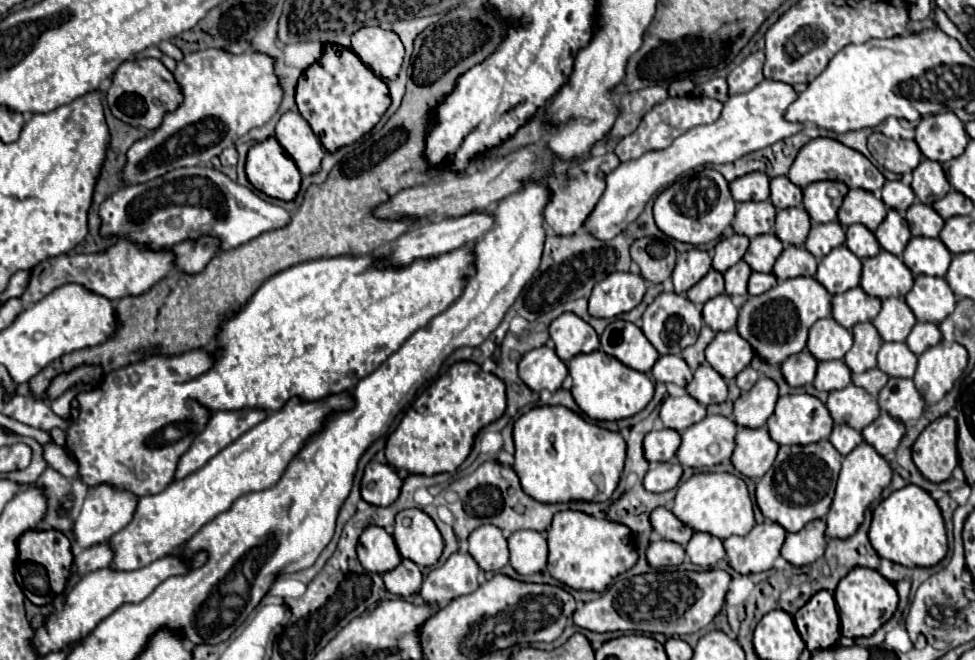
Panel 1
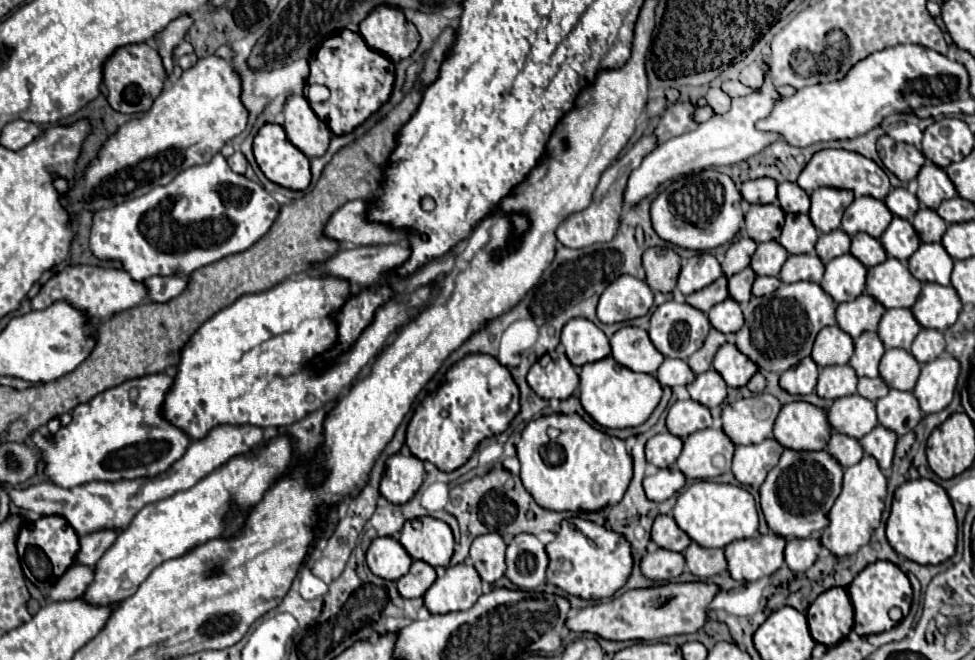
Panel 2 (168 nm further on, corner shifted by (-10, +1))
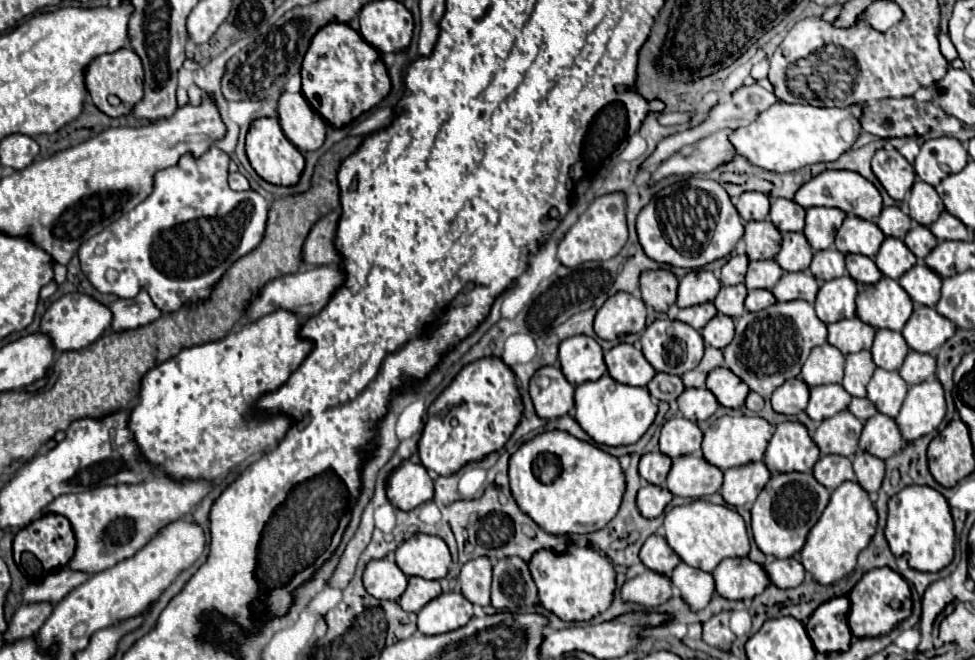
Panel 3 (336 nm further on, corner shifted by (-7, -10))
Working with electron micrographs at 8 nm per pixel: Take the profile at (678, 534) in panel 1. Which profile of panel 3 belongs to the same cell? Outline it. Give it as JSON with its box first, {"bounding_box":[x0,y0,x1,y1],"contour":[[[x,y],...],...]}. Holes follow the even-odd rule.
{"bounding_box":[639,534,681,576],"contour":[[[657,534],[647,538],[647,542],[641,546],[639,558],[649,570],[659,572],[663,576],[669,576],[673,572],[673,568],[681,562],[679,556],[675,556],[671,546],[667,544],[667,540]]]}

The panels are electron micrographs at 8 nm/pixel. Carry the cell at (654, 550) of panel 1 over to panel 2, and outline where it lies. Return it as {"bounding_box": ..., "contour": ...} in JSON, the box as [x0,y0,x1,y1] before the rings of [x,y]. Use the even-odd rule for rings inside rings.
{"bounding_box":[640,549,686,581],"contour":[[[656,549],[654,553],[648,553],[640,563],[642,573],[646,577],[660,579],[660,581],[678,577],[684,571],[684,565],[686,565],[684,555],[668,549]]]}

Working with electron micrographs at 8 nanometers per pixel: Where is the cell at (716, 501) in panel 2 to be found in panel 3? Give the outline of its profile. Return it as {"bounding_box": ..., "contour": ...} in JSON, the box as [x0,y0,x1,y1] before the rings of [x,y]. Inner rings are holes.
{"bounding_box":[665,500,749,572],"contour":[[[695,500],[685,506],[675,506],[665,516],[665,540],[681,562],[699,568],[703,572],[713,572],[717,564],[725,558],[743,558],[749,554],[749,536],[743,518],[729,506],[717,506],[703,500]]]}

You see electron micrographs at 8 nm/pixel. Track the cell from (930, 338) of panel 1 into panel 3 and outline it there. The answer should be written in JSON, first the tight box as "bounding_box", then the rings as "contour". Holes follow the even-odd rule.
{"bounding_box":[899,352,935,386],"contour":[[[909,352],[903,366],[899,368],[899,376],[911,386],[911,384],[921,384],[927,380],[935,378],[935,358],[933,356],[923,356],[919,352]]]}

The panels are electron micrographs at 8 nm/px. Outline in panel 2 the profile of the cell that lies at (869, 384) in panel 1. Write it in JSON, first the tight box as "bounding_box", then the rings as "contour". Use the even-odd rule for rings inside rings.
{"bounding_box":[858,377,888,401],"contour":[[[862,377],[858,381],[858,395],[870,399],[870,401],[876,401],[880,397],[884,397],[888,393],[888,385],[882,377],[876,377],[876,379],[870,379],[870,377]]]}

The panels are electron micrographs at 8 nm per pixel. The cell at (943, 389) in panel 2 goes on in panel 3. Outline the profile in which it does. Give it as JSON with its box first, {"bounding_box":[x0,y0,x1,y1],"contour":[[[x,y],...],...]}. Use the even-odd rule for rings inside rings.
{"bounding_box":[895,380,945,444],"contour":[[[939,380],[909,386],[899,416],[895,418],[903,444],[933,432],[945,416],[945,396]]]}

